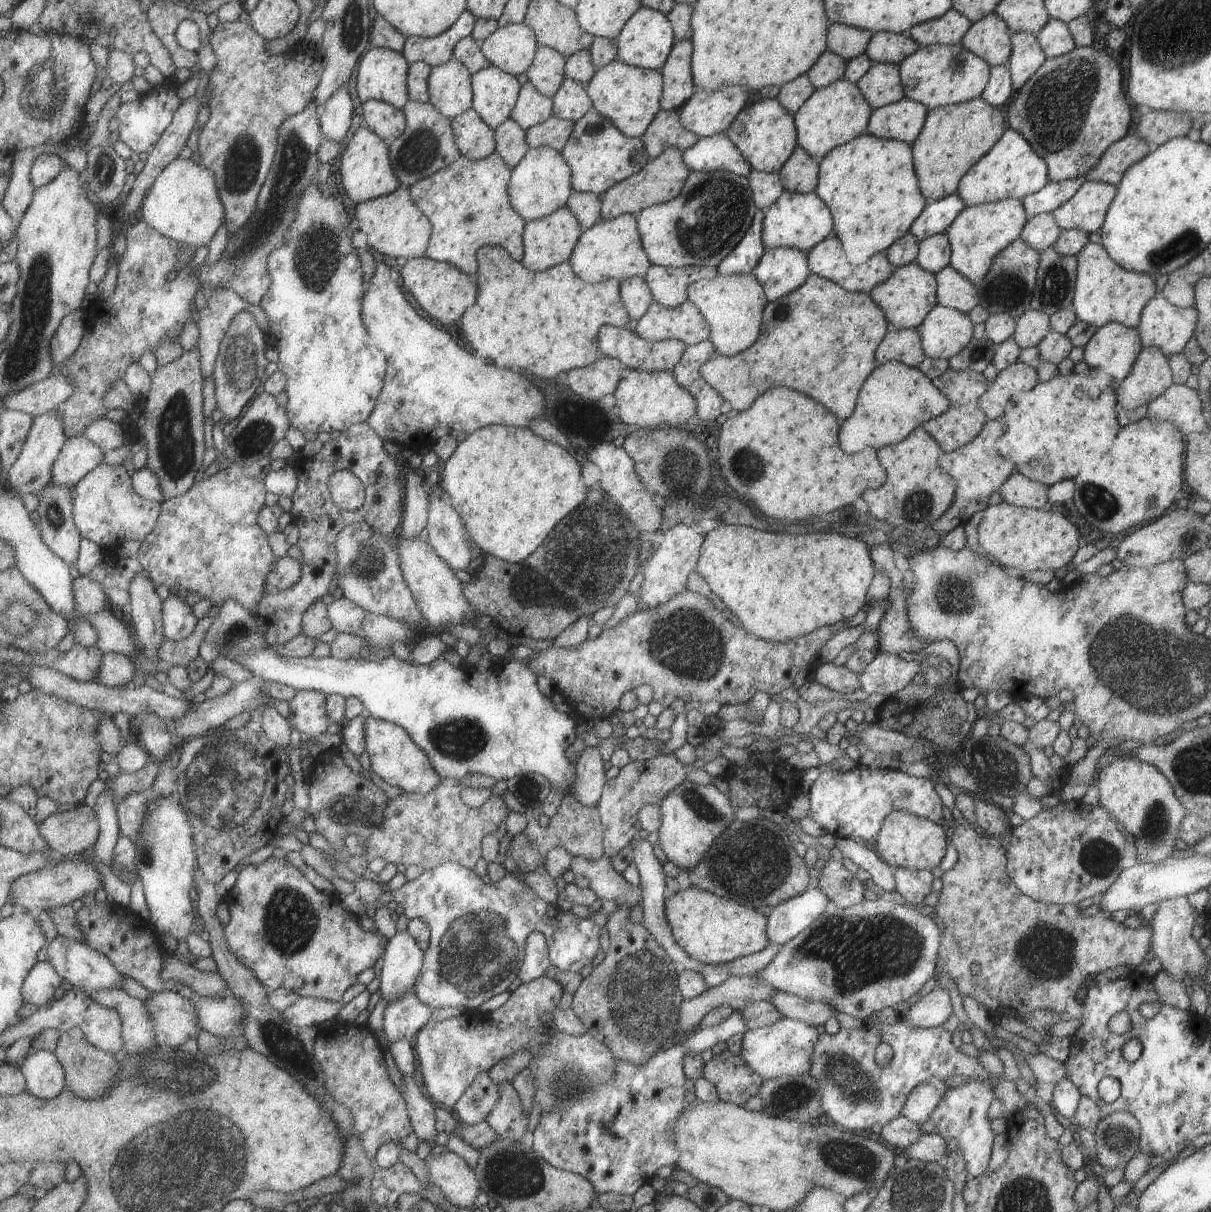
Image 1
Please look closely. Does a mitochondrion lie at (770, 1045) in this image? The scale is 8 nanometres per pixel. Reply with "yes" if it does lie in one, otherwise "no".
no

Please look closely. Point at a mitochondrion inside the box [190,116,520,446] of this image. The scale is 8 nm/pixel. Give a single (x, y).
(291, 178)

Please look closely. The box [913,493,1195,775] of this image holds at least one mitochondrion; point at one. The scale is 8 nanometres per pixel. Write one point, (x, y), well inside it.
(957, 595)

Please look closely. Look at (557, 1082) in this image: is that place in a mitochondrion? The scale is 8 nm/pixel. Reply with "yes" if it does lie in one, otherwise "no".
yes

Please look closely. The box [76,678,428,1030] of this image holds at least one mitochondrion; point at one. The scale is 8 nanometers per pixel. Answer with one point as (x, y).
(230, 784)

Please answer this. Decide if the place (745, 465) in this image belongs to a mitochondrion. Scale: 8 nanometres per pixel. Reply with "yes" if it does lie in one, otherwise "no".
yes

